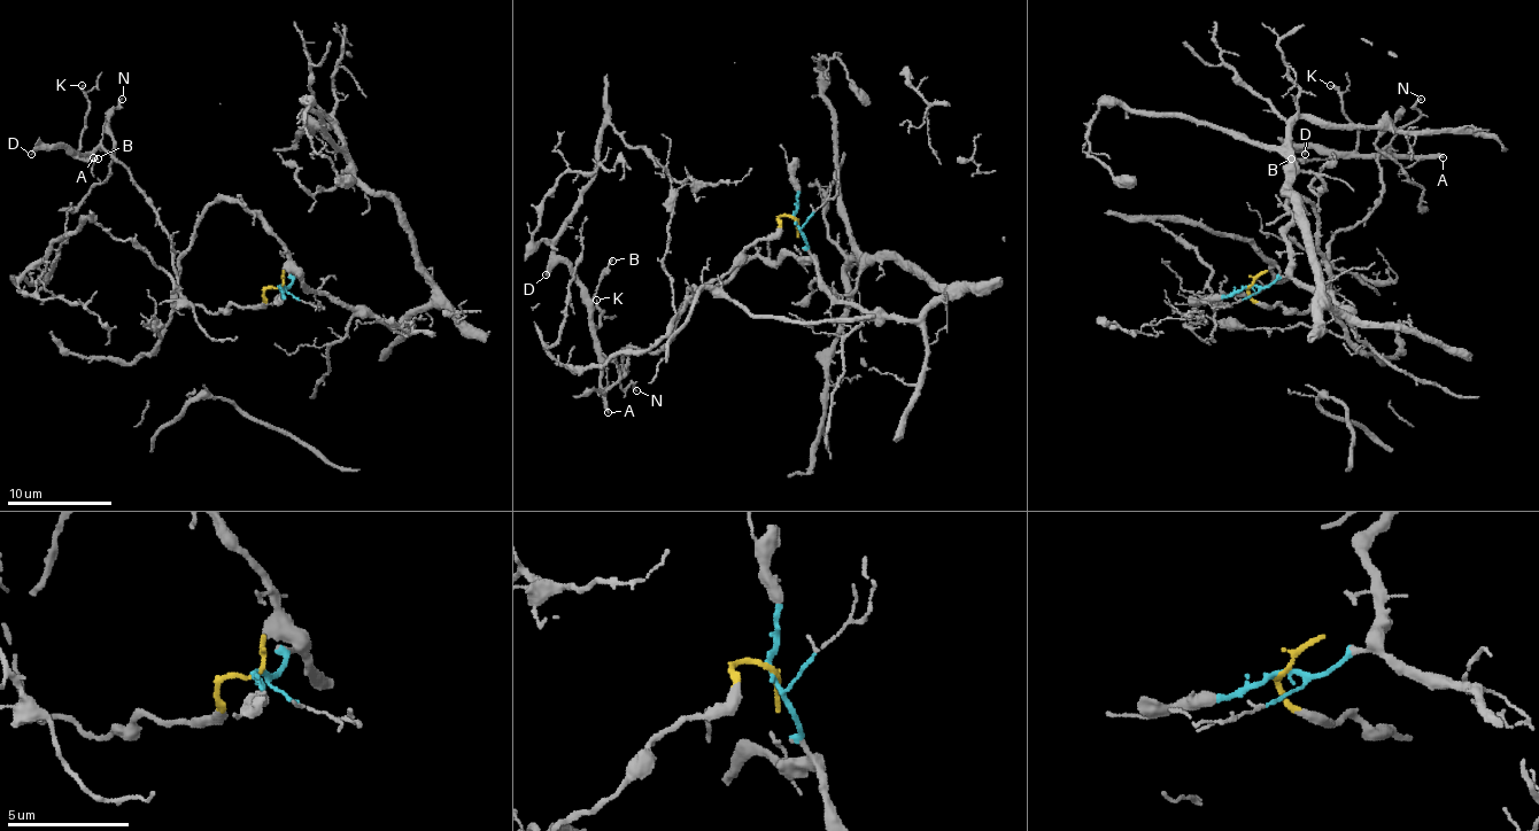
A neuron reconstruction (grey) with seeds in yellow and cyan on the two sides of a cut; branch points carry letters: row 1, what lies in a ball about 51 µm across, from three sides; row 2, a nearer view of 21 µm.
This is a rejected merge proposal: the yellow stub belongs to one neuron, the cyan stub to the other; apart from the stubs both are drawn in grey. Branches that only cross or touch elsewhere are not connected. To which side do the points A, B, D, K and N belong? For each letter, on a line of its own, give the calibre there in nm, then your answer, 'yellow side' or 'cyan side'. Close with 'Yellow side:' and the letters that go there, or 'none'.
A: calibre 300 nm; yellow side
B: calibre 140 nm; yellow side
D: calibre 280 nm; yellow side
K: calibre 200 nm; yellow side
N: calibre 140 nm; yellow side
Yellow side: A, B, D, K, N

